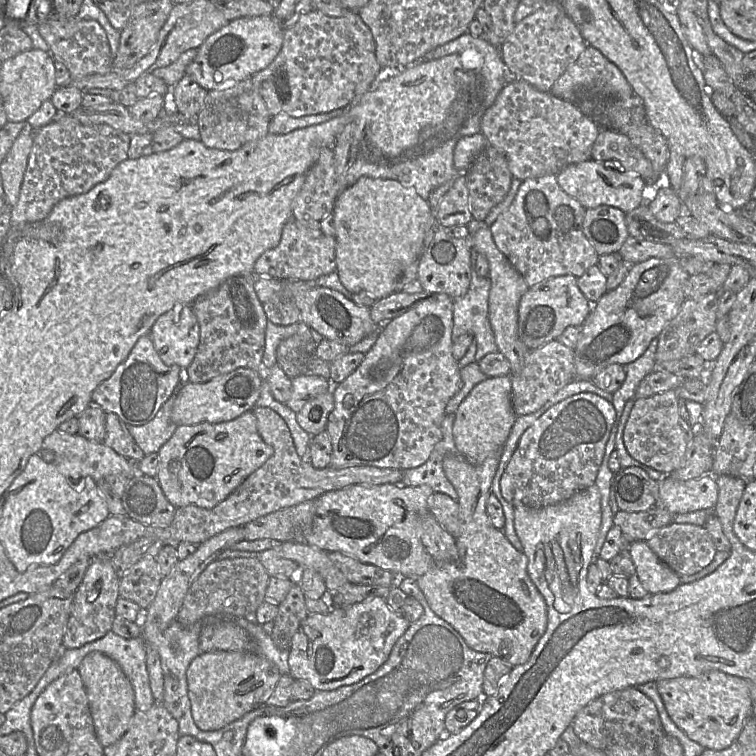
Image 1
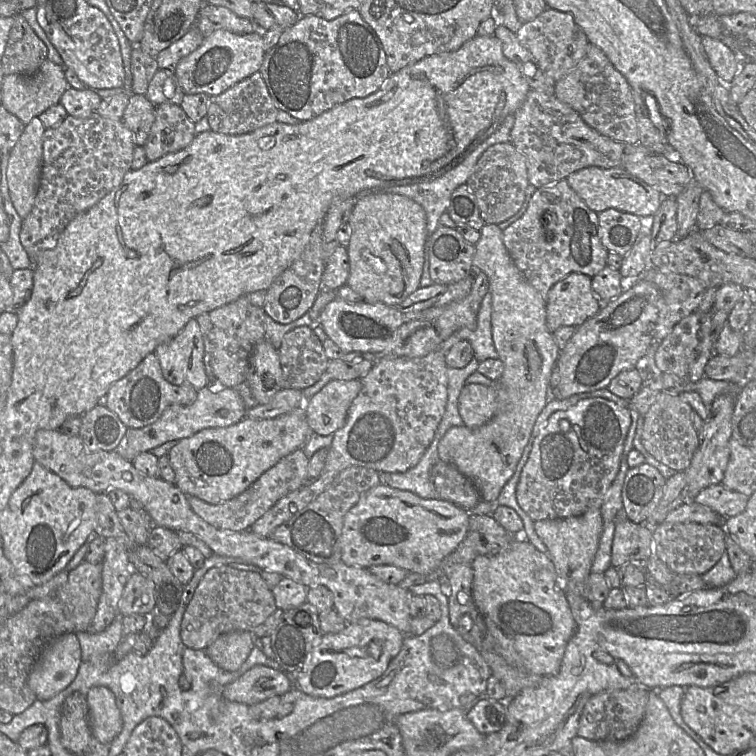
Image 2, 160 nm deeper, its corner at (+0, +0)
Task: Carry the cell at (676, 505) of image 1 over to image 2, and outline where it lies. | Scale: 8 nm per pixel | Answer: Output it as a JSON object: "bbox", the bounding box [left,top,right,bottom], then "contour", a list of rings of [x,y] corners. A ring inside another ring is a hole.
{"bbox":[693,484,748,517],"contour":[[[713,484],[700,491],[693,502],[710,507],[721,517],[732,517],[745,510],[748,499],[747,495],[729,490],[722,484]]]}

